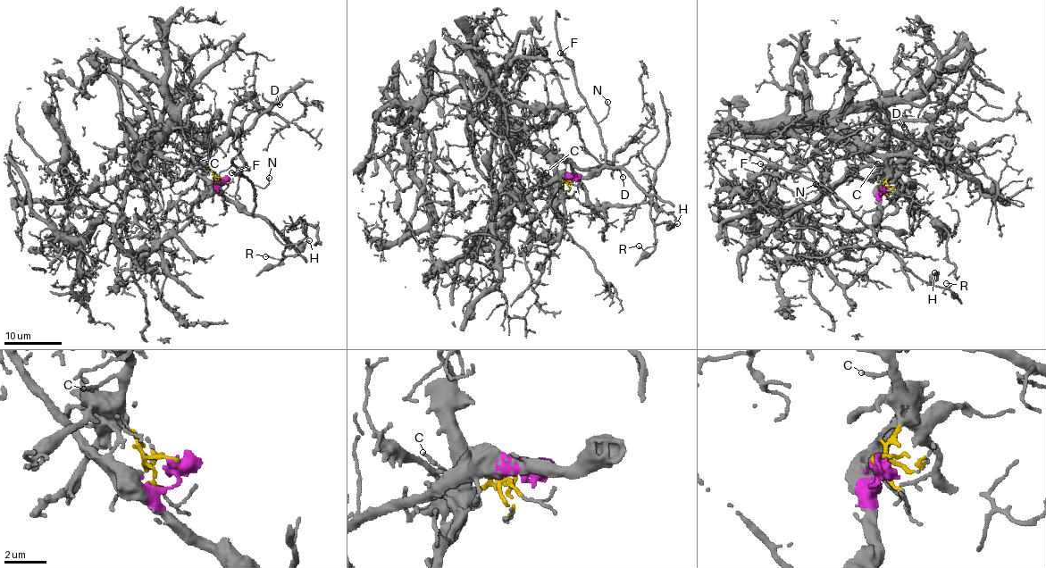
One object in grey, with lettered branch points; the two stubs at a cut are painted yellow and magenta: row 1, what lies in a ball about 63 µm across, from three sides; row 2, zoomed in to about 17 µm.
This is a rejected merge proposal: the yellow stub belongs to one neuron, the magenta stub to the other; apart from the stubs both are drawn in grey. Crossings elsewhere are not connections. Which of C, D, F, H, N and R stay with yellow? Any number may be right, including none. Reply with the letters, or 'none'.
C, D

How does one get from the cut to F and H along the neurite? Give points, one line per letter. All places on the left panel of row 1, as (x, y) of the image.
F: (222, 178), (223, 184), (218, 189), (245, 212), (252, 212), (255, 191), (252, 184), (240, 172), (231, 171)
H: (222, 178), (221, 192), (249, 213), (259, 214), (287, 242), (282, 254), (296, 255), (310, 240)

